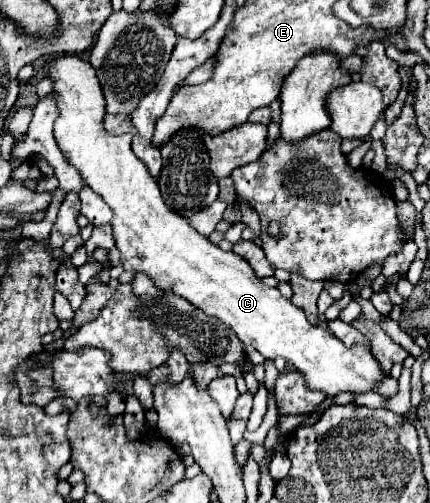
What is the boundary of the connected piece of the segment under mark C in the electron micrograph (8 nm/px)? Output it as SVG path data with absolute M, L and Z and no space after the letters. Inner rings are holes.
M60 56L48 66L48 74L54 80L52 94L60 110L54 124L54 138L64 158L114 210L112 228L124 270L144 272L160 290L174 292L208 316L216 316L232 328L244 346L254 346L266 360L286 358L304 374L306 388L310 390L320 390L328 396L340 392L376 392L378 382L386 380L388 374L370 348L346 348L330 330L312 326L302 308L284 298L278 288L264 286L242 256L220 250L206 236L198 234L186 218L166 208L146 164L132 154L132 136L106 134L102 88L98 86L94 68L86 60Z

